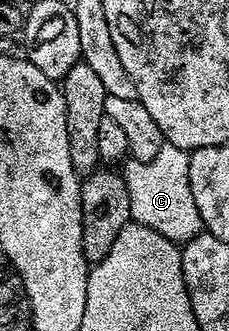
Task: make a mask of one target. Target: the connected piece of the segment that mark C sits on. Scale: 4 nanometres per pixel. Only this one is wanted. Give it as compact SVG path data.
M166 142L151 163L140 163L128 158L121 169L122 177L128 185L128 197L131 199L131 219L178 243L197 237L204 228L203 219L191 194L189 156L186 150Z

